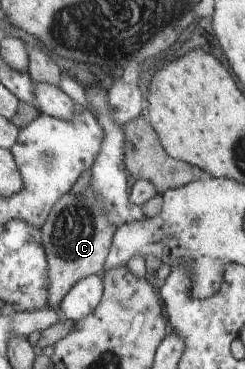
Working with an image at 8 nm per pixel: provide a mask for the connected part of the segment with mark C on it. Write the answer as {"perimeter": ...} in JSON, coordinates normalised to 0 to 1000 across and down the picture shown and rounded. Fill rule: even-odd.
{"perimeter":[[[367,493],[322,526],[286,515],[253,531],[212,564],[208,585],[171,623],[208,734],[200,829],[245,835],[249,816],[318,762],[424,734],[478,615],[437,585],[429,561],[396,531],[396,512]]]}

